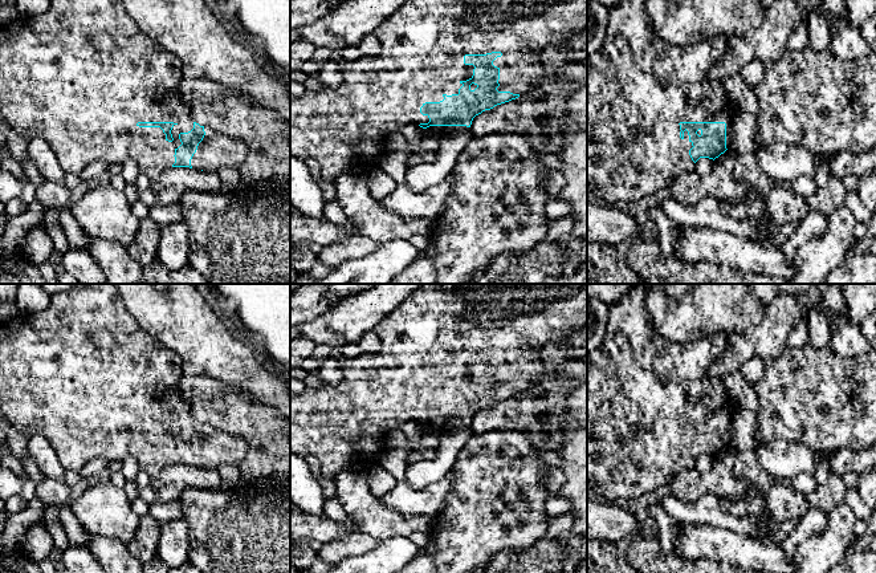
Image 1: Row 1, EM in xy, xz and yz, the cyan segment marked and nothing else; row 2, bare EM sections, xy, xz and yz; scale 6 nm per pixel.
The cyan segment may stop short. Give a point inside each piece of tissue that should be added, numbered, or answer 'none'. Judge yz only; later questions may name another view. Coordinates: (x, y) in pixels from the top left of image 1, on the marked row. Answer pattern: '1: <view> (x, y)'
1: yz (639, 88)

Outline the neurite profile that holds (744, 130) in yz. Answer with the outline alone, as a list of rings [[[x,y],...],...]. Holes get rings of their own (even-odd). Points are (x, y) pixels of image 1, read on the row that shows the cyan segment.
[[[734,111],[730,127],[730,151],[736,155],[755,153],[758,134],[757,115],[745,111]]]

